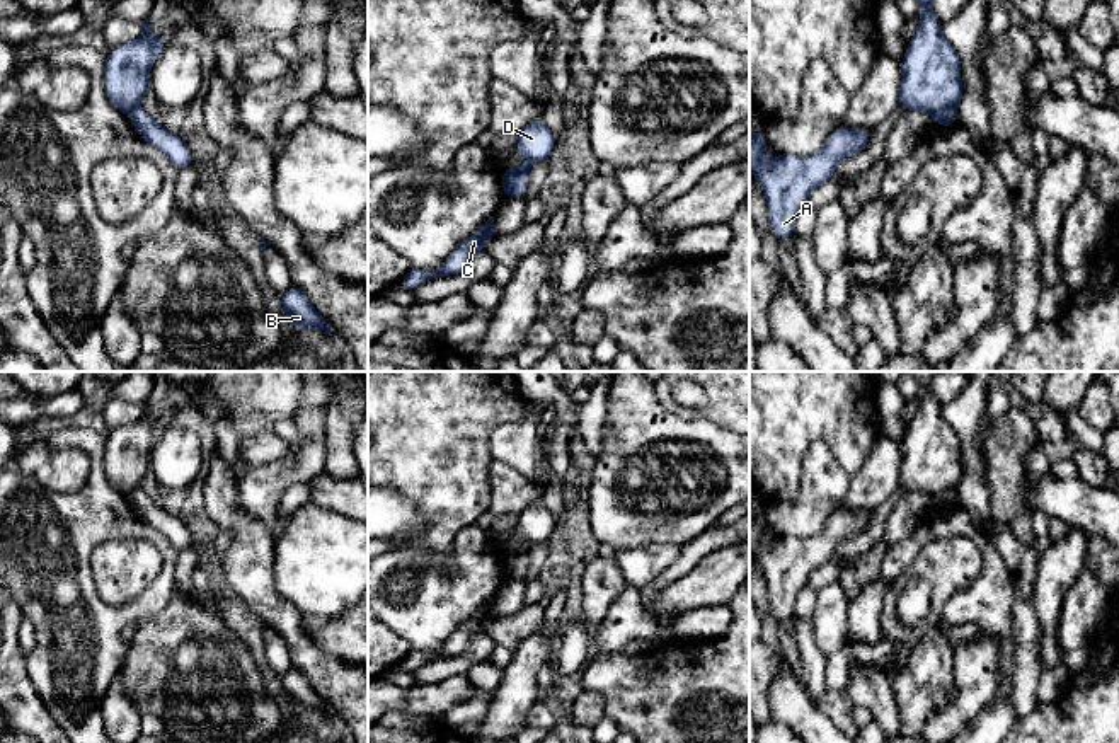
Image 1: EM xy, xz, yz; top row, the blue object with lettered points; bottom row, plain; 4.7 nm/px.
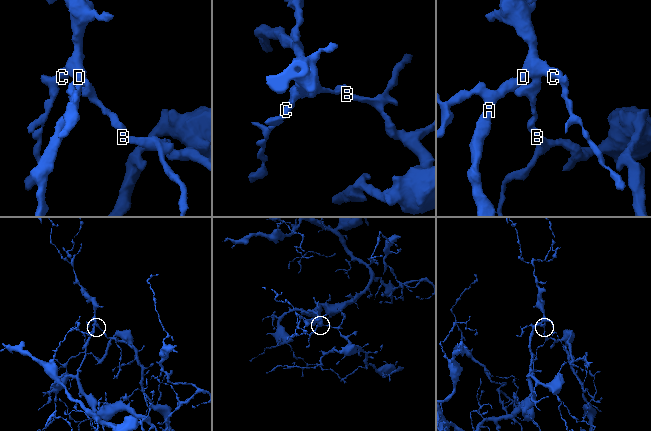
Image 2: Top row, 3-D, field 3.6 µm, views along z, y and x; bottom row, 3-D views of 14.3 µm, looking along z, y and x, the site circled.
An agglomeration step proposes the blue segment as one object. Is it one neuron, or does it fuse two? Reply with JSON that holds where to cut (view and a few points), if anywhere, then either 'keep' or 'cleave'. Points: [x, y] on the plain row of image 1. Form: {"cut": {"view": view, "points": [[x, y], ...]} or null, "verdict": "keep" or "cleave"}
{"cut": {"view": "xz", "points": [[527, 554], [518, 561], [511, 578]]}, "verdict": "cleave"}

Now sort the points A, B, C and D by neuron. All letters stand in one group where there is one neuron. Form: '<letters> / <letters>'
A C D / B

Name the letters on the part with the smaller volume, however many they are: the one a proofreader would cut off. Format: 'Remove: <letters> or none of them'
Remove: B

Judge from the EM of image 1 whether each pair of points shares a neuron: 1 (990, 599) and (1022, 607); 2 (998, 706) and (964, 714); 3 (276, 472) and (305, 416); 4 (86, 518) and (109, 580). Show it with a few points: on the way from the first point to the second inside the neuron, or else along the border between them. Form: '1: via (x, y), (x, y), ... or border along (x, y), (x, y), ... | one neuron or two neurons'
1: border along (1007, 566), (1014, 588), (1014, 646) | two neurons
2: border along (1000, 672), (1000, 685), (995, 696), (966, 725) | two neurons
3: via (293, 466), (307, 452), (307, 433) | one neuron
4: border along (135, 537), (111, 537), (94, 549), (96, 588) | two neurons

